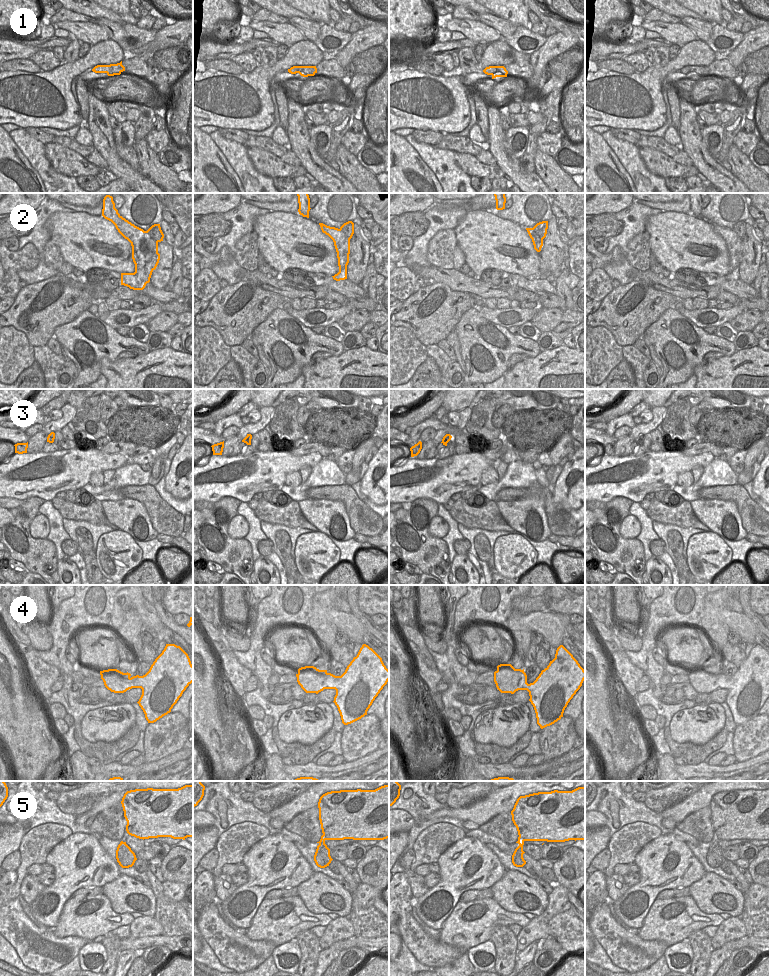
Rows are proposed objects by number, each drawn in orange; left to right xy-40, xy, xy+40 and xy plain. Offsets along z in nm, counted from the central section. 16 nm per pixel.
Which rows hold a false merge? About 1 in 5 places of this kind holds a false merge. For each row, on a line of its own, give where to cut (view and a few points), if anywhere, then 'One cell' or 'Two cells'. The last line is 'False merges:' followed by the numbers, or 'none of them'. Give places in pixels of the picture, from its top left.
1: No split. One cell
2: Split along xy-40 (145, 231), (157, 242). Two cells
3: No split. One cell
4: No split. One cell
5: No split. One cell
False merges: 2

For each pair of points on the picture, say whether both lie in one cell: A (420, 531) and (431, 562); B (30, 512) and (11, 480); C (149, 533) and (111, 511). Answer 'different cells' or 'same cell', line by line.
A: same cell
B: different cells
C: same cell

